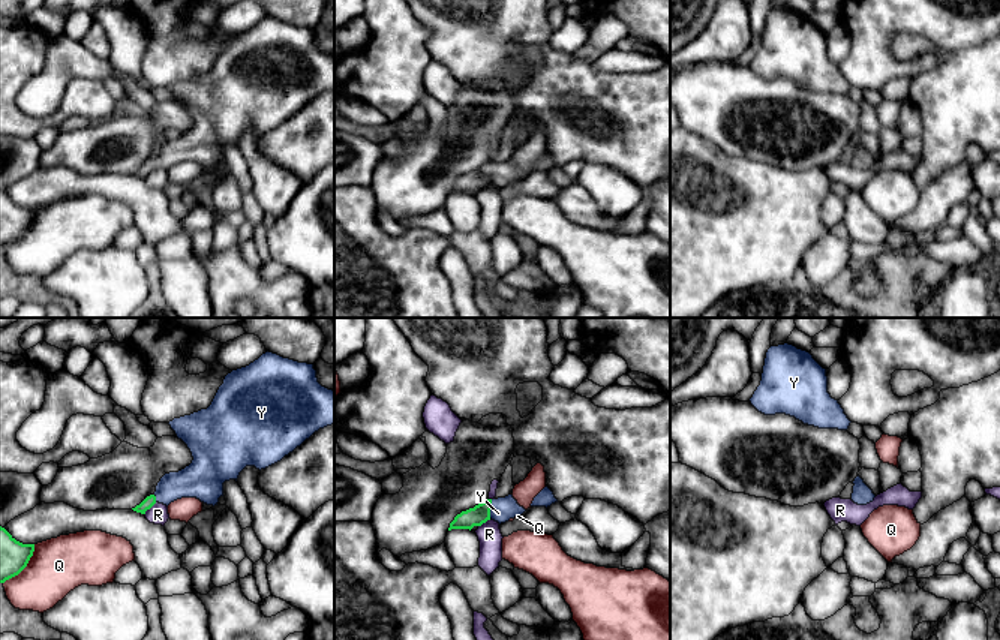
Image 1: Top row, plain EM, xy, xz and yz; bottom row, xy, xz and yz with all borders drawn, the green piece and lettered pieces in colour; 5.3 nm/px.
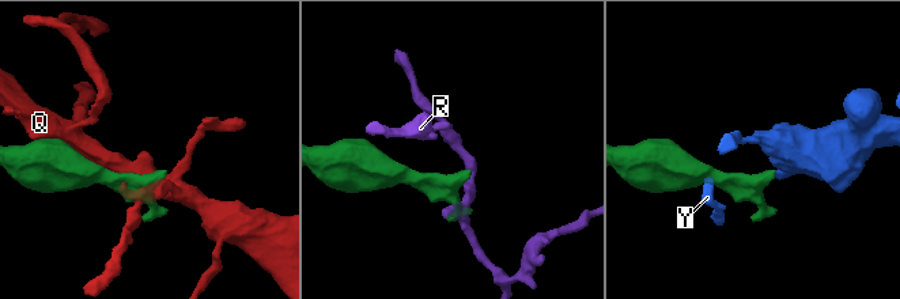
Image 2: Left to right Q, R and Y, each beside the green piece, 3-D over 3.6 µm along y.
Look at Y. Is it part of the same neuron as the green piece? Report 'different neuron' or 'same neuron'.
same neuron

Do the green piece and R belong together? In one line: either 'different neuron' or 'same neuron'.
different neuron

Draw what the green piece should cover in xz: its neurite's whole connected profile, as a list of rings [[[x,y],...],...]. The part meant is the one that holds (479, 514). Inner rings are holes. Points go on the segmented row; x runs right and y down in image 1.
[[[513,495],[498,499],[487,499],[474,508],[462,511],[450,523],[451,529],[472,529],[474,526],[481,526],[487,520],[495,520],[499,525],[522,516],[526,510],[517,504]]]

